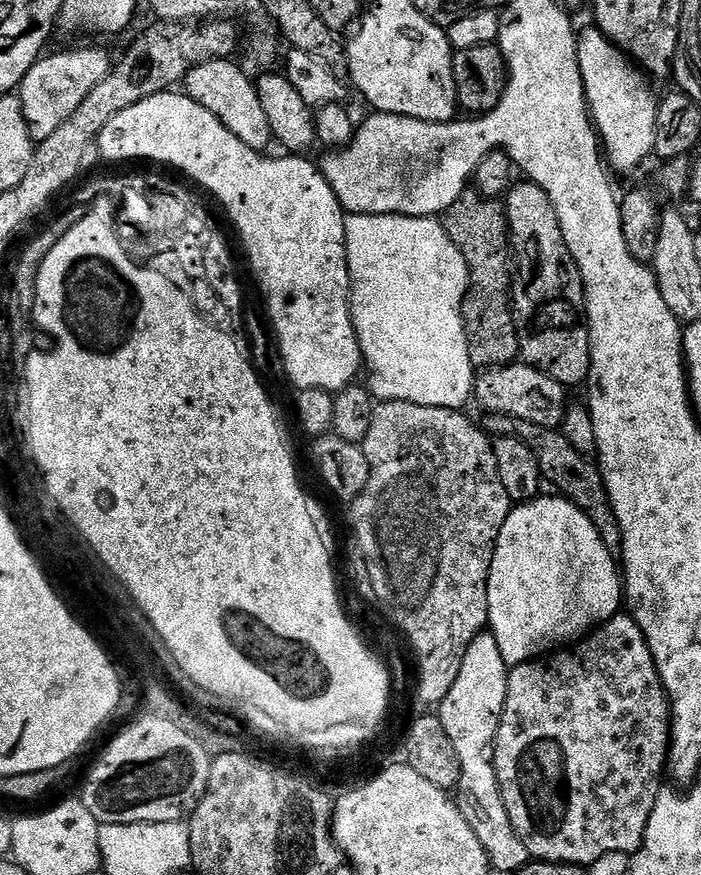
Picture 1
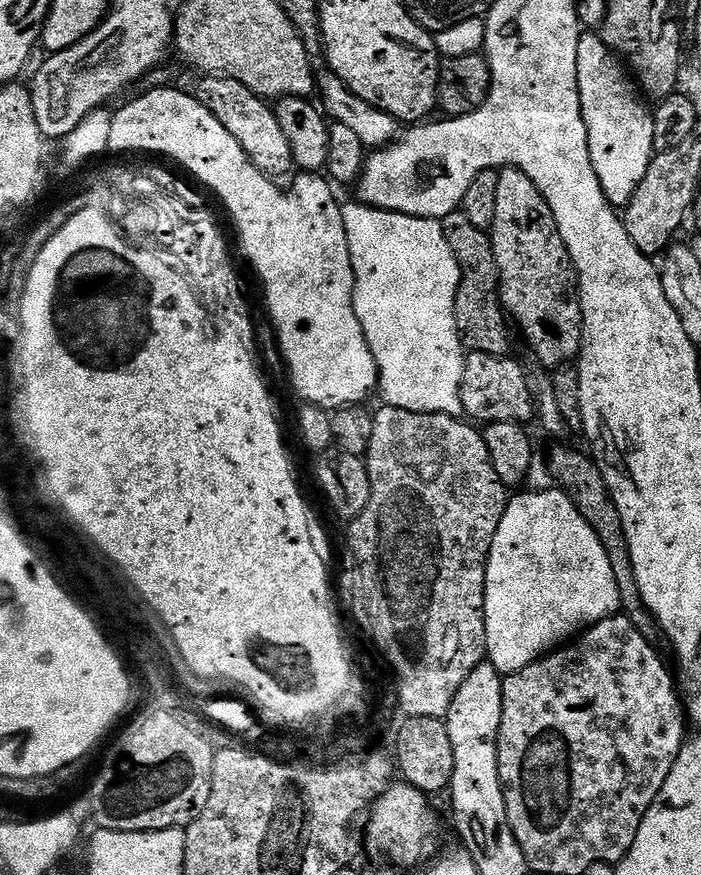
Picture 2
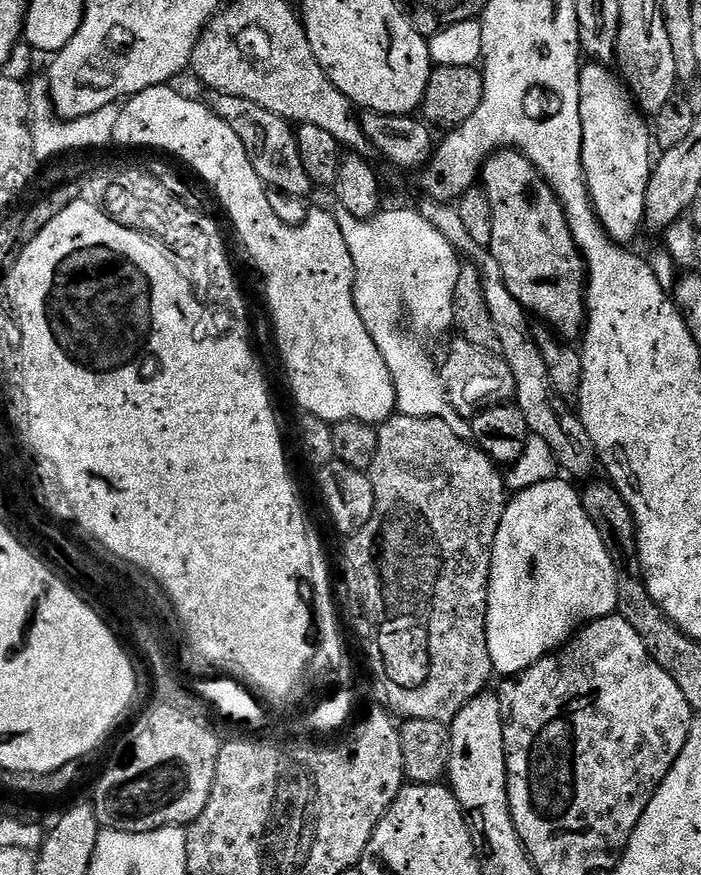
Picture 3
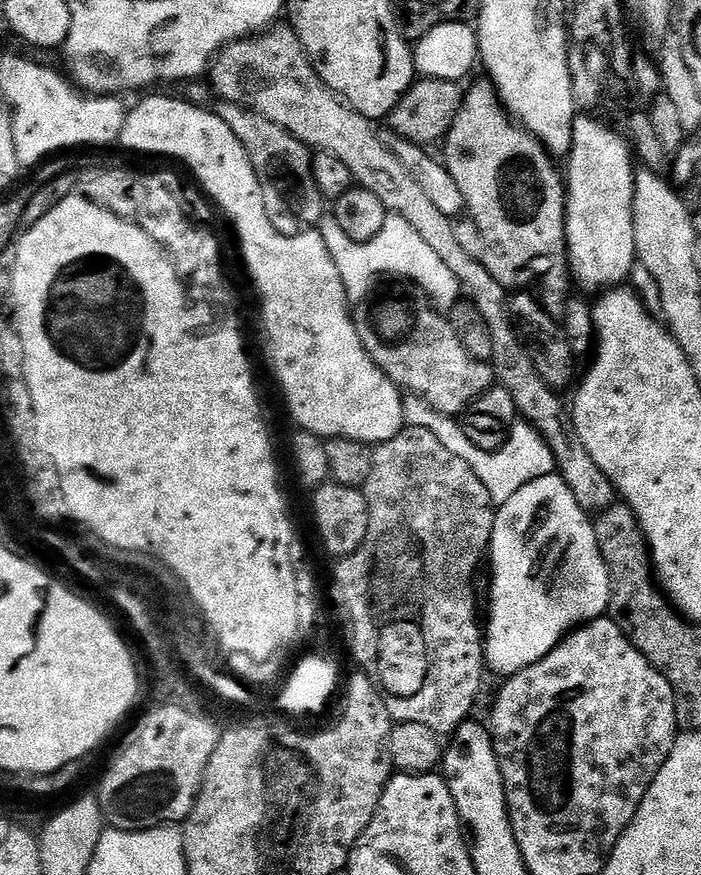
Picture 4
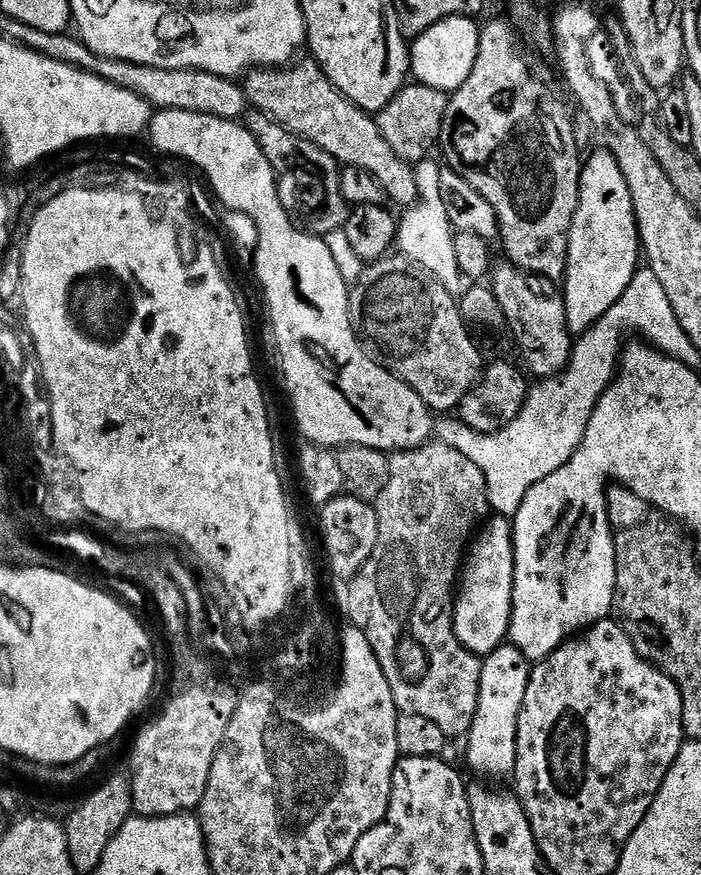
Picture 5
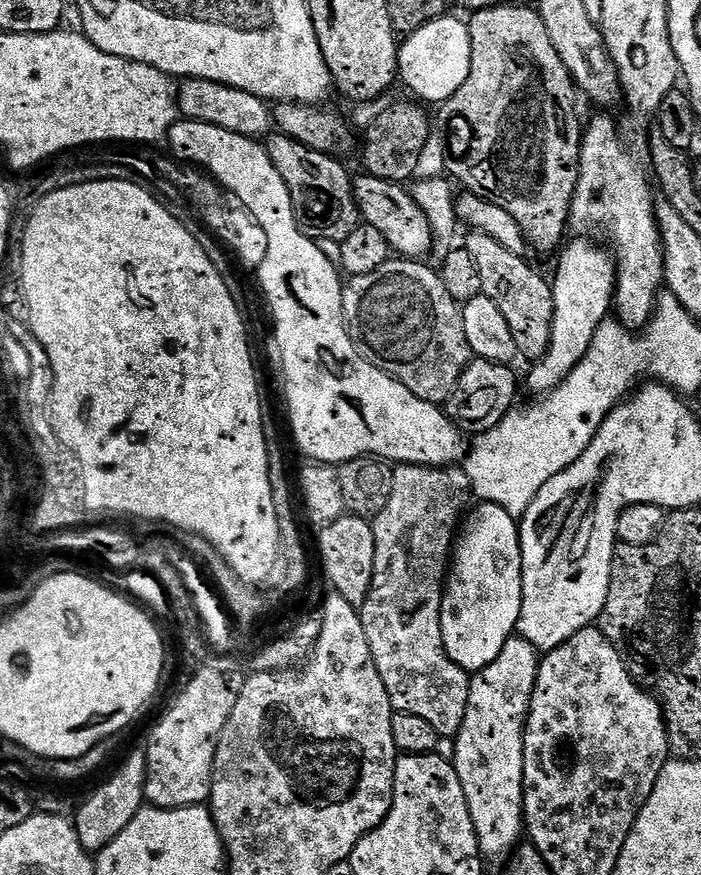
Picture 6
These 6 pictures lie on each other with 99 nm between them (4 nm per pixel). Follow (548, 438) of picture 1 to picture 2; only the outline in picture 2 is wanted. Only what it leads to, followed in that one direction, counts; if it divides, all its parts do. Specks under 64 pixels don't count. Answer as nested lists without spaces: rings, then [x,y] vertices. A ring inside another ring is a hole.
[[[552,448],[546,453],[548,468],[552,471],[555,487],[564,492],[574,502],[574,506],[590,522],[590,526],[600,536],[602,546],[610,558],[610,566],[614,570],[614,582],[618,582],[620,607],[623,615],[634,622],[634,626],[650,641],[655,641],[658,636],[656,620],[648,612],[647,606],[638,594],[638,582],[634,578],[630,546],[626,542],[626,534],[622,526],[622,518],[612,501],[612,492],[606,486],[606,478],[602,478],[602,470],[596,465],[591,455],[583,456],[572,448]]]

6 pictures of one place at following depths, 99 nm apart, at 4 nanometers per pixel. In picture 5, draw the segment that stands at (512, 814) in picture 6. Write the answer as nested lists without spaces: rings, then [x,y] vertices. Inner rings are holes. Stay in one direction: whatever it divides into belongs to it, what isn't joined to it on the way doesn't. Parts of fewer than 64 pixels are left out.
[[[514,647],[495,648],[483,657],[482,682],[478,694],[478,710],[472,719],[472,729],[466,737],[468,764],[477,772],[477,777],[508,776],[516,770],[516,735],[518,718],[526,698],[530,662]]]

